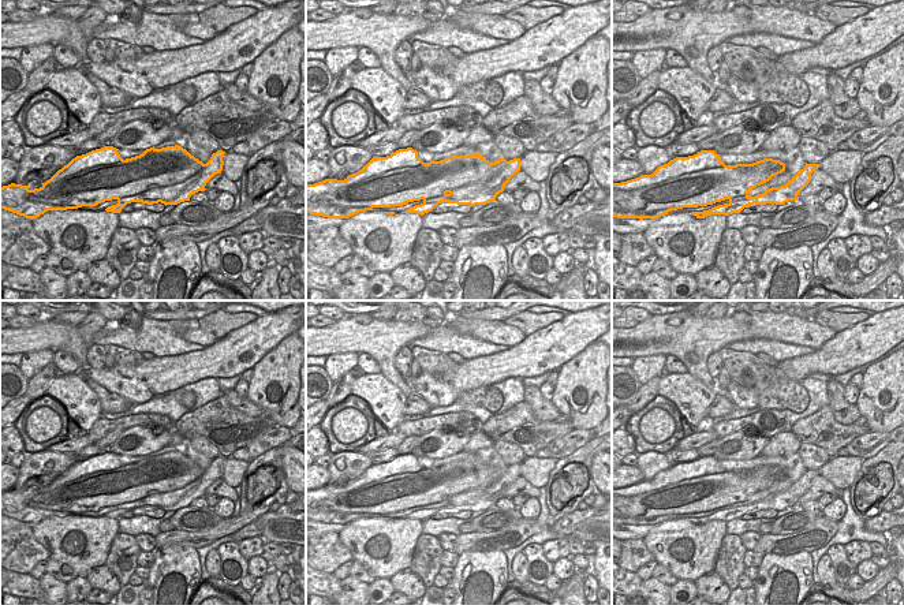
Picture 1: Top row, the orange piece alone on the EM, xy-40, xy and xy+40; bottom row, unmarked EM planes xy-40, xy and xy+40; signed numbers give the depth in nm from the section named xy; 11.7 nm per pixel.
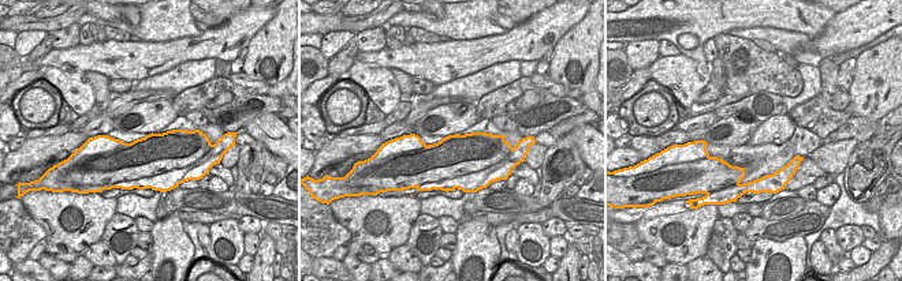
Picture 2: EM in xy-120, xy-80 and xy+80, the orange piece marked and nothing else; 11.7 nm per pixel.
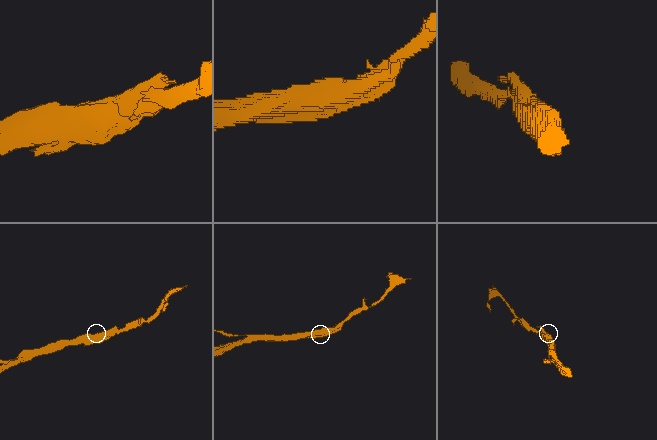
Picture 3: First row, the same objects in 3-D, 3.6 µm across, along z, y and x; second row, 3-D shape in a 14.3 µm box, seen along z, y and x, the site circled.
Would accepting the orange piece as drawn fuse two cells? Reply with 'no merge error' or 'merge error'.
no merge error

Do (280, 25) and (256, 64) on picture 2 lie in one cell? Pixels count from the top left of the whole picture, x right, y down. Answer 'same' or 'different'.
same

